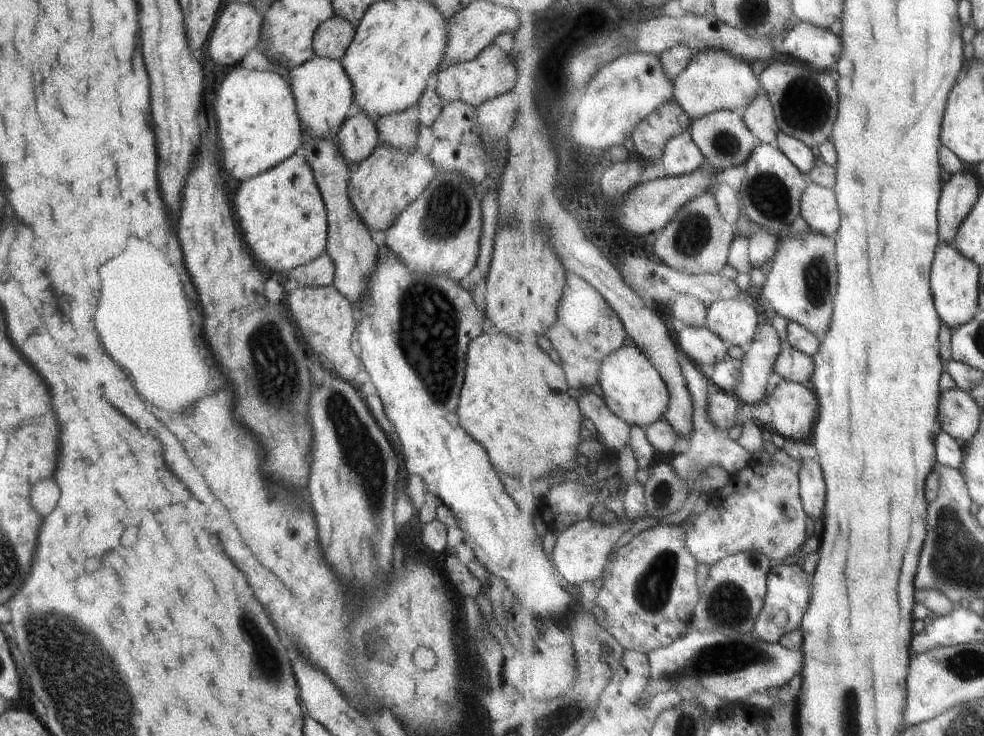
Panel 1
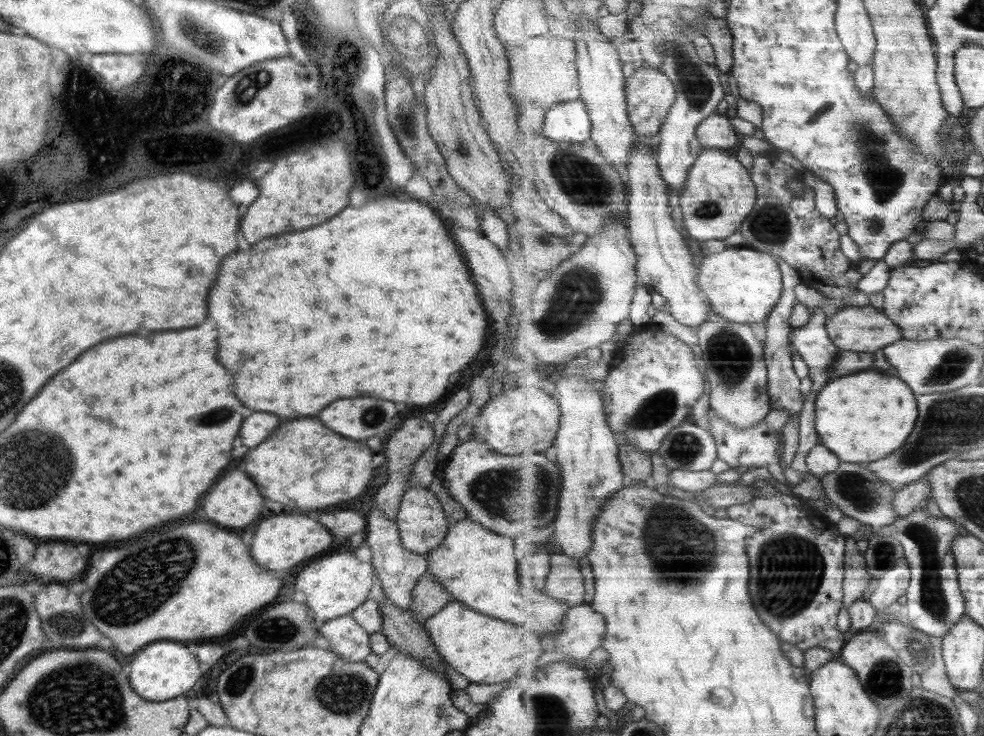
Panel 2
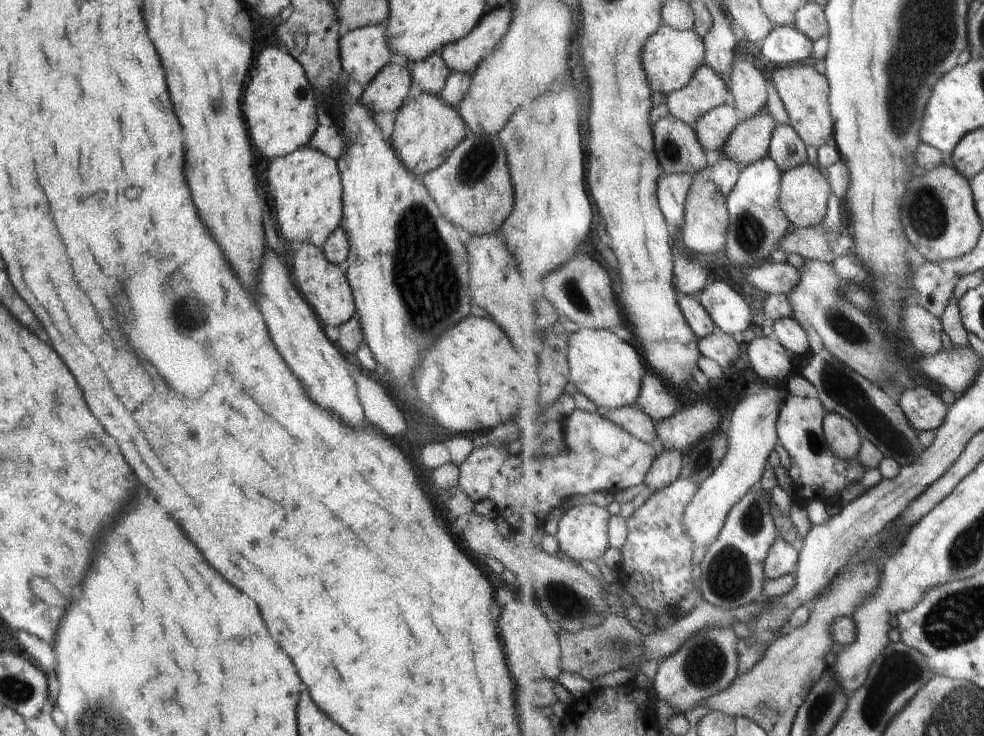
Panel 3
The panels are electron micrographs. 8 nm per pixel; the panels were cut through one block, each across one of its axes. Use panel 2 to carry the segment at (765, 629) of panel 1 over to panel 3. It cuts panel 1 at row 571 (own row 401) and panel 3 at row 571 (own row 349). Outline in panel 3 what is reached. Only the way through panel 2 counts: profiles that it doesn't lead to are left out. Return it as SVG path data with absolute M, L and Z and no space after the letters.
M779 538L767 560L767 577L772 579L795 574L799 569L801 550L788 540Z

